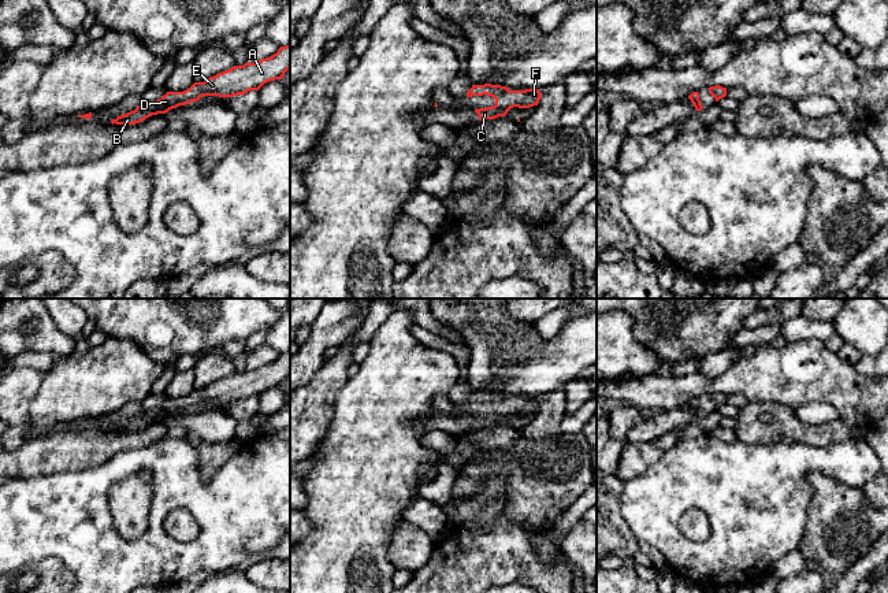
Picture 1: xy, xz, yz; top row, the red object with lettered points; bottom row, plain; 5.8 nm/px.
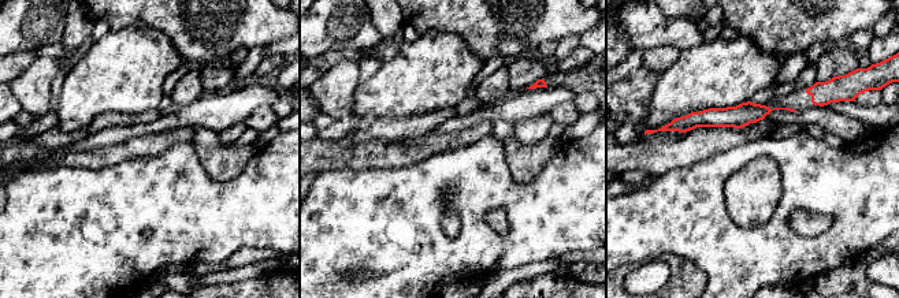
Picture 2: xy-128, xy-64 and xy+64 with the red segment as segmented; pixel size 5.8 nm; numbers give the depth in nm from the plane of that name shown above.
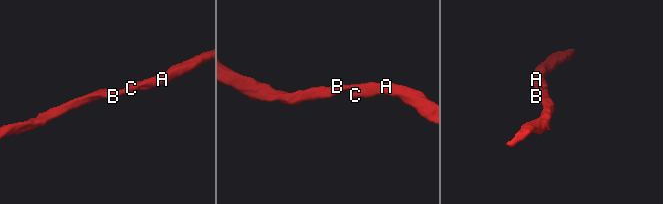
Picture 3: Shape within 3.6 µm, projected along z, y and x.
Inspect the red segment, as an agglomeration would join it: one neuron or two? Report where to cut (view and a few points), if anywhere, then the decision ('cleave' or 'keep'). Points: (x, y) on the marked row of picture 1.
cut none; keep

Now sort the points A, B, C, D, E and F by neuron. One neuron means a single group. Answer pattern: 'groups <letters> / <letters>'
groups A B C D E F

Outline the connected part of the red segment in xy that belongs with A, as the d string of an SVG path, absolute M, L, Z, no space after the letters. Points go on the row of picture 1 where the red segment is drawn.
M290 45L280 47L276 53L256 63L234 66L230 70L209 77L204 82L194 82L183 92L167 92L161 99L141 104L134 111L123 114L111 123L135 125L152 115L166 114L179 105L198 101L203 96L233 97L249 90L259 90L264 84L282 79L290 68Z

